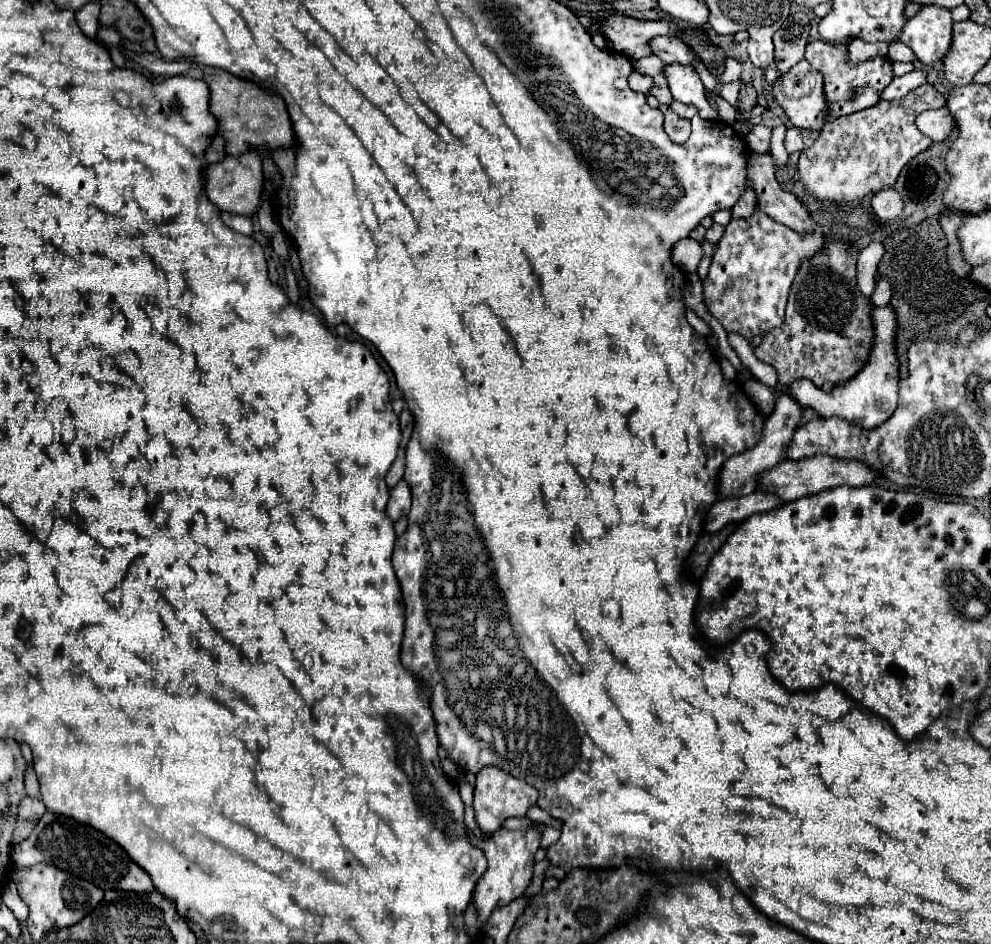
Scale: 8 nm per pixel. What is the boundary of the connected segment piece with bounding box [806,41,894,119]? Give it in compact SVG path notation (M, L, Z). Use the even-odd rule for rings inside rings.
M810 41L806 45L806 59L814 69L818 69L824 75L824 93L828 99L828 111L830 119L850 115L862 109L868 109L878 103L878 97L882 89L892 81L892 63L884 57L870 59L860 65L850 65L846 59L846 43L832 45L826 41Z

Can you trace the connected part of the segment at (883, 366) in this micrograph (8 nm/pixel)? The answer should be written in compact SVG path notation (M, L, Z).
M886 305L886 307L874 309L874 329L876 329L876 337L874 337L874 347L872 347L870 359L864 365L864 369L856 377L852 377L852 381L848 381L844 385L836 385L832 389L832 393L824 393L822 389L812 385L812 381L802 379L790 387L792 397L800 405L818 411L822 417L842 417L854 425L860 425L862 429L874 429L874 427L882 425L896 411L898 381L900 381L898 357L896 357L896 347L894 347L898 325L896 325L896 313L892 307Z

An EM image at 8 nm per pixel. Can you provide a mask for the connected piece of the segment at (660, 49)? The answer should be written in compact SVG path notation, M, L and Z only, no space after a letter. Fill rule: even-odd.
M656 37L654 41L650 41L650 47L652 47L654 55L660 57L666 65L678 63L678 65L692 67L694 61L696 61L696 57L692 53L692 47L686 45L678 37Z

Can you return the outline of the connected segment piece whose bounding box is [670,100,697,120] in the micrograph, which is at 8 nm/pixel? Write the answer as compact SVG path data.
M673 101L670 104L671 109L682 118L691 119L697 114L697 109L693 105L683 104L678 101Z

